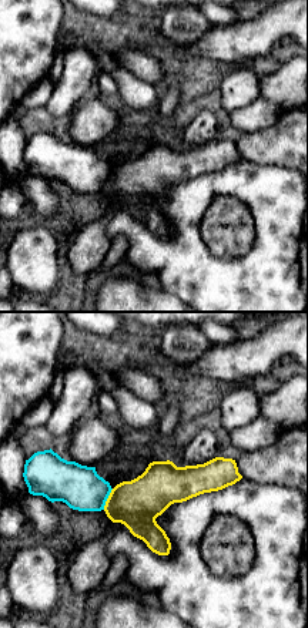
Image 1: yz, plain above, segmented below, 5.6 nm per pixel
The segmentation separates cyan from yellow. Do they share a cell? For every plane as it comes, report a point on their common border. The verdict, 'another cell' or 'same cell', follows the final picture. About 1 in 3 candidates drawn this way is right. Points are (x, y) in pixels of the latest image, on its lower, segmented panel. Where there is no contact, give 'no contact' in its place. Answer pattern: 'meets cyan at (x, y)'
meets cyan at (107, 497)

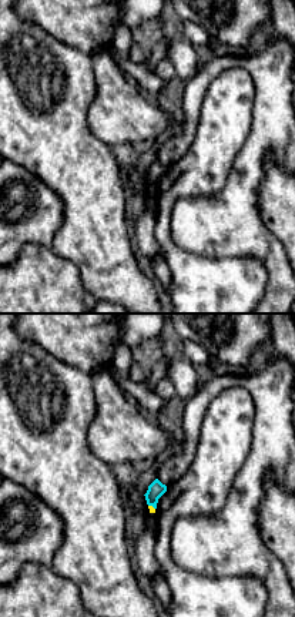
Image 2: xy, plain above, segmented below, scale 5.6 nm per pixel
meets cyan at (151, 505)

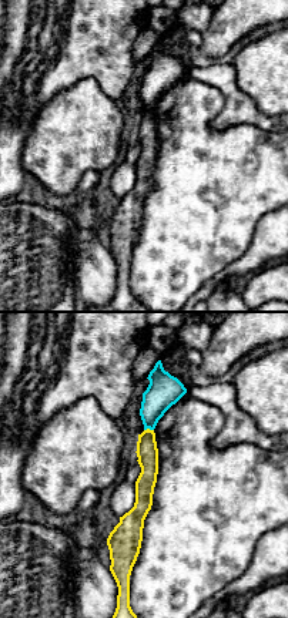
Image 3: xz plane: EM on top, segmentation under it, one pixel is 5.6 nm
meets cyan at (148, 427)

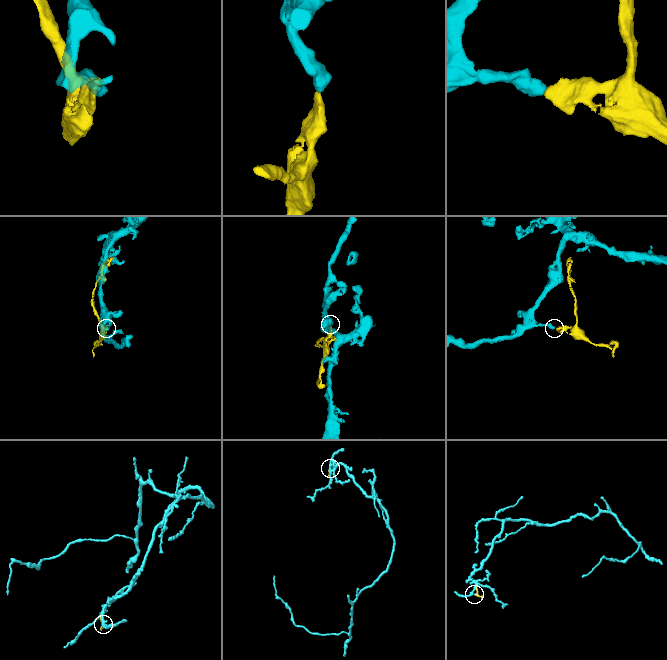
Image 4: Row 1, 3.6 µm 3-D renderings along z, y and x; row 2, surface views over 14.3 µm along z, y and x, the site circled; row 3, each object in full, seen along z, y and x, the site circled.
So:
another cell

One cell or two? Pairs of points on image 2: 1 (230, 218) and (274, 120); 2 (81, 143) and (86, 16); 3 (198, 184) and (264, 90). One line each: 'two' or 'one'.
1: one
2: two
3: two

